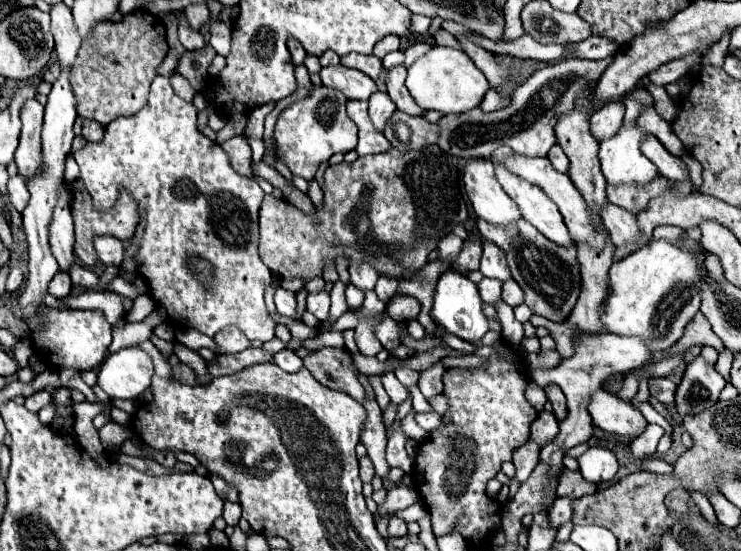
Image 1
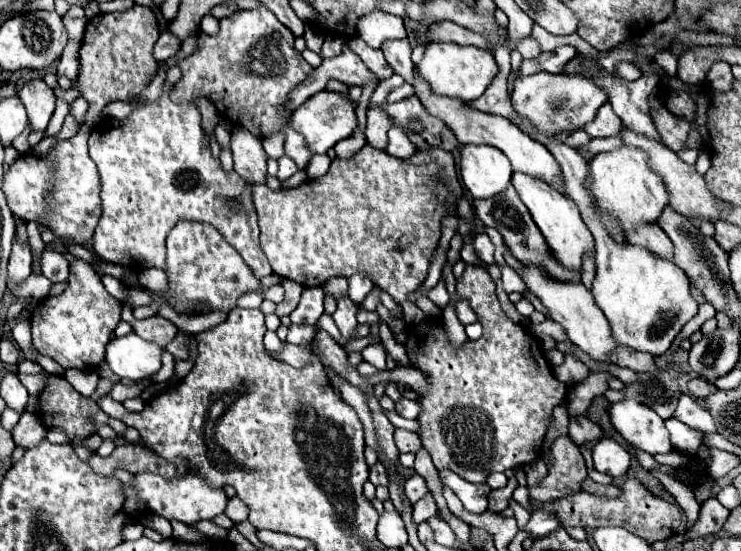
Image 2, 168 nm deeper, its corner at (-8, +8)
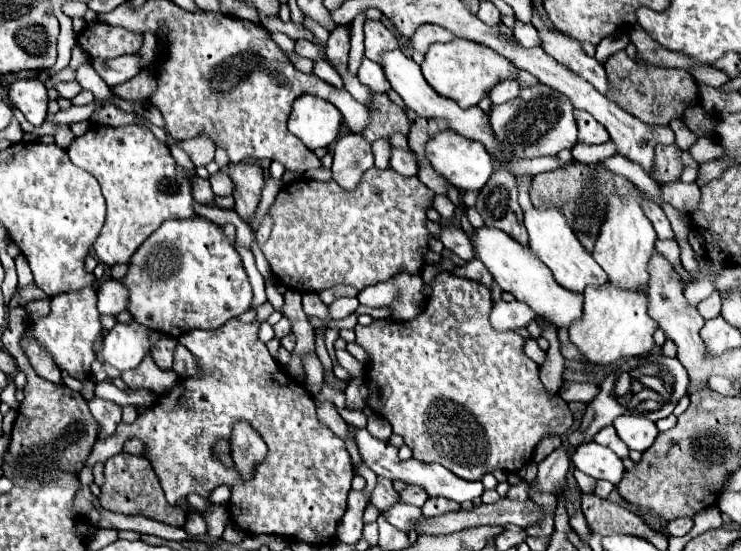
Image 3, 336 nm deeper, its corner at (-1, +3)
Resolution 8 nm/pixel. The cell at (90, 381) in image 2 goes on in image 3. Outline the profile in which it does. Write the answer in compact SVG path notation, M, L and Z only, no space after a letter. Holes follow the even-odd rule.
M25 340L25 342L21 344L21 348L23 348L25 354L29 356L31 366L35 368L35 372L37 372L41 378L45 378L45 380L49 380L49 382L53 382L53 384L59 384L59 382L61 382L61 372L59 372L59 368L57 368L57 364L51 360L51 356L49 356L35 340Z

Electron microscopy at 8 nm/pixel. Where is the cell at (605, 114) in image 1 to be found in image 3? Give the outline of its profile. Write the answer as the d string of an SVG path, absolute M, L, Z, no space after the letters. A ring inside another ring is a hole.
M577 110L577 126L579 126L579 142L583 144L605 144L609 142L609 132L585 110Z

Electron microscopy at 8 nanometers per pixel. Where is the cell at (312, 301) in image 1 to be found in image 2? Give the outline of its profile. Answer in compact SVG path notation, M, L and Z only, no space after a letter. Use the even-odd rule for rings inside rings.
M306 287L298 307L290 313L294 325L316 325L318 317L324 313L324 291L322 287Z

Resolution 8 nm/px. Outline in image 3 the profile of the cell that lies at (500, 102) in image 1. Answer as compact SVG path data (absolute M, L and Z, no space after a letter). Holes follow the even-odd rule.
M523 86L517 98L493 106L489 120L493 126L495 136L501 142L501 152L511 154L517 158L537 158L537 156L551 156L563 148L573 148L577 144L577 120L575 120L575 106L565 98L565 94L545 86Z

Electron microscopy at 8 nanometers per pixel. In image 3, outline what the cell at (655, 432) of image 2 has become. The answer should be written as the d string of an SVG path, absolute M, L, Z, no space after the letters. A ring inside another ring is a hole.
M619 416L613 422L619 438L637 452L645 452L653 446L659 430L655 422L647 420L645 416Z

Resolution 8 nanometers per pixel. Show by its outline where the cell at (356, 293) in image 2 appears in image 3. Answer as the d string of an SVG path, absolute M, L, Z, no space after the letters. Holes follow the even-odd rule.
M339 298L329 306L329 312L335 320L341 320L341 318L347 318L349 314L353 314L357 310L357 306L359 306L357 298Z

